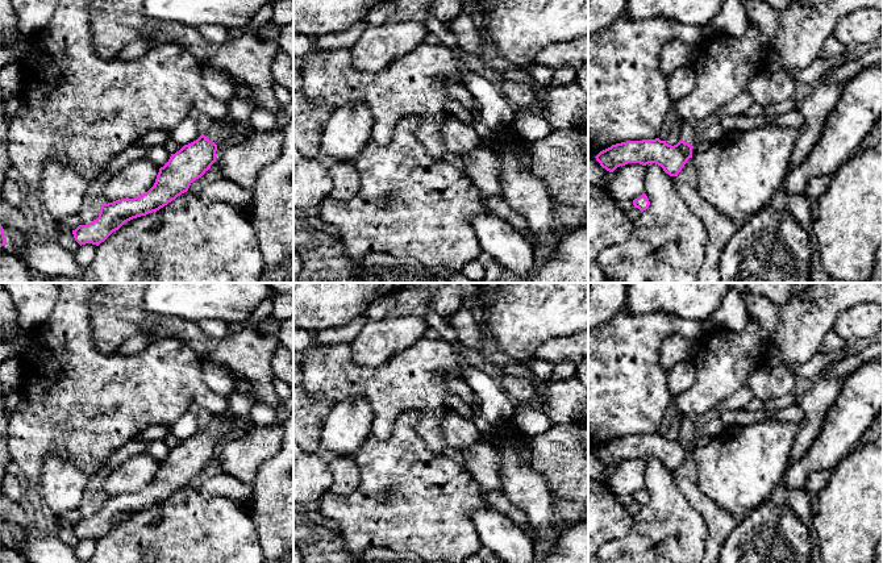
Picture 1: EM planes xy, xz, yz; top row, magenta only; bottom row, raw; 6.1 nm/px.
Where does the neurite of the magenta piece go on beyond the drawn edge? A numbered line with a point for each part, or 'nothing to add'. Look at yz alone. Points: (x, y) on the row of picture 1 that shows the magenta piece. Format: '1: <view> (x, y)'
1: yz (690, 132)

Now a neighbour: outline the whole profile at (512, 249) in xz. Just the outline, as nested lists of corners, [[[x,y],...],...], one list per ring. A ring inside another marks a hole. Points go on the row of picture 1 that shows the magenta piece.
[[[490,210],[471,217],[471,225],[484,255],[503,268],[528,278],[534,268],[533,242],[522,233]]]

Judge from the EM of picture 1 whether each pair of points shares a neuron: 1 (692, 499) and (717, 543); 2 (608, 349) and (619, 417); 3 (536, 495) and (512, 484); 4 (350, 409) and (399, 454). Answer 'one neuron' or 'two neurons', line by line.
1: one neuron
2: one neuron
3: one neuron
4: two neurons

